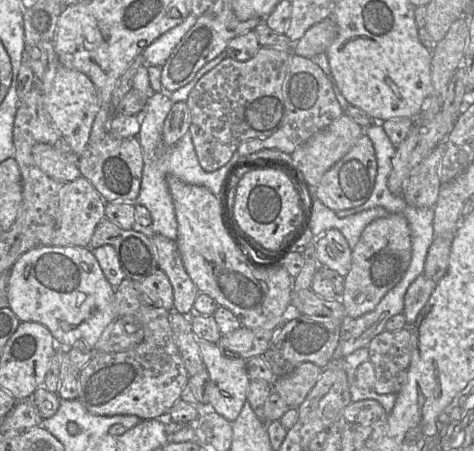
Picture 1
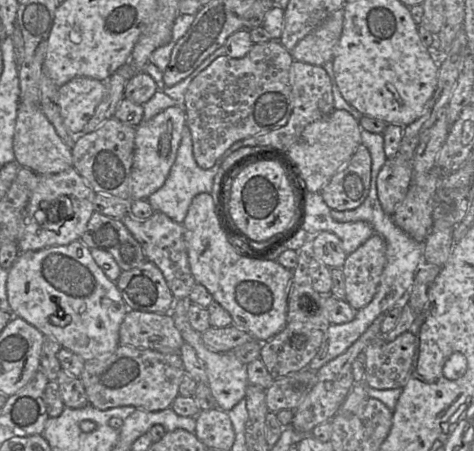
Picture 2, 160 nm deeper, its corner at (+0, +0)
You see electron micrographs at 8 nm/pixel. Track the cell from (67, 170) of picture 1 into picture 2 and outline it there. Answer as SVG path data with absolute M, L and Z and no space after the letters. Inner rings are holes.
M20 101L13 148L15 161L38 175L56 175L73 168L71 147L58 136L53 125L37 105Z

